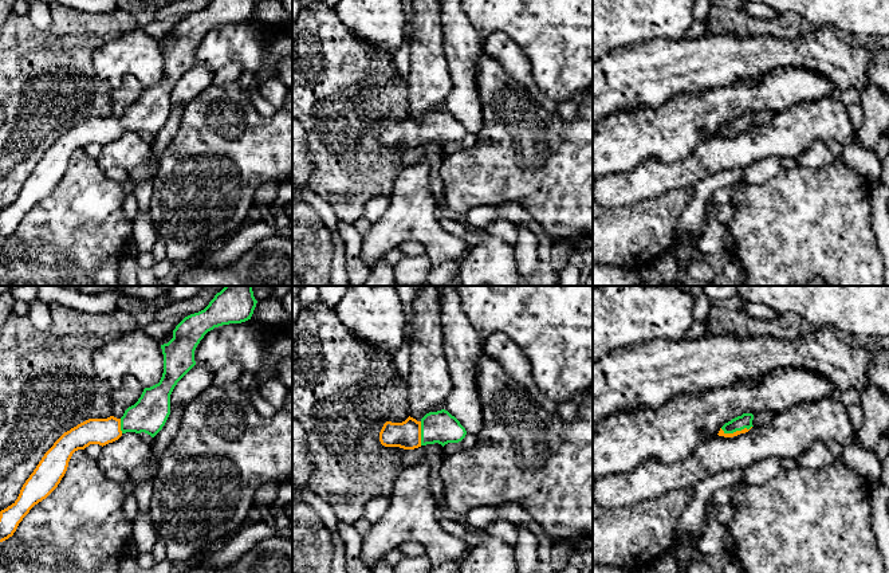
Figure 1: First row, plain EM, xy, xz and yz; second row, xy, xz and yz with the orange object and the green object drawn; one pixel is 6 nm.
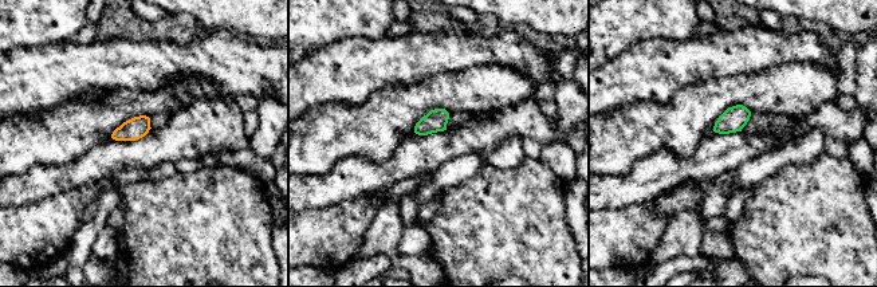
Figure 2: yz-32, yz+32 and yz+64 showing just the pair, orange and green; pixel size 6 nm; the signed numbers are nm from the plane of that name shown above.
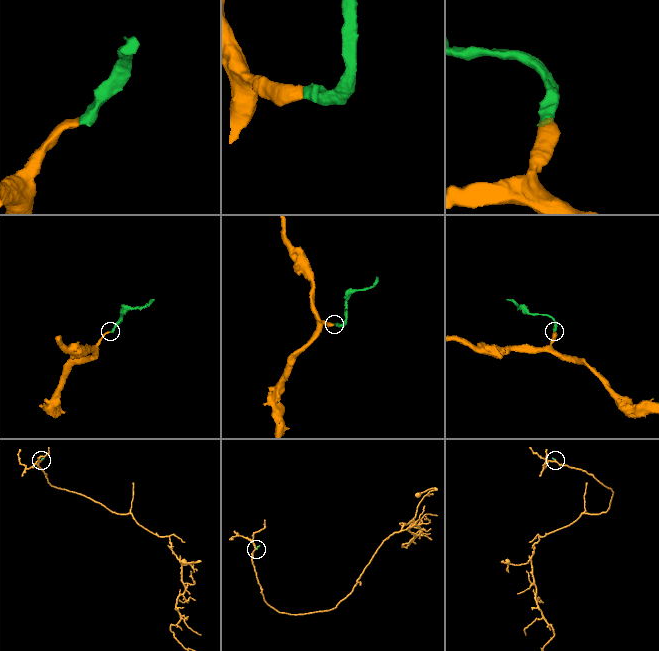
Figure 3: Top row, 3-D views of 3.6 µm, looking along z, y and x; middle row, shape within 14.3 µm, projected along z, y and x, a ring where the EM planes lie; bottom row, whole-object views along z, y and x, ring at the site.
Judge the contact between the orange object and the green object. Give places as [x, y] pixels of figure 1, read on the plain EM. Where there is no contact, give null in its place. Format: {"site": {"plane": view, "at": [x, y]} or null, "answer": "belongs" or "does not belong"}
{"site": {"plane": "yz", "at": [736, 130]}, "answer": "belongs"}

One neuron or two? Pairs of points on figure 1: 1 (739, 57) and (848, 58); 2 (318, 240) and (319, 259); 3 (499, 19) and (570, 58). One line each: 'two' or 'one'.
1: one
2: one
3: one

